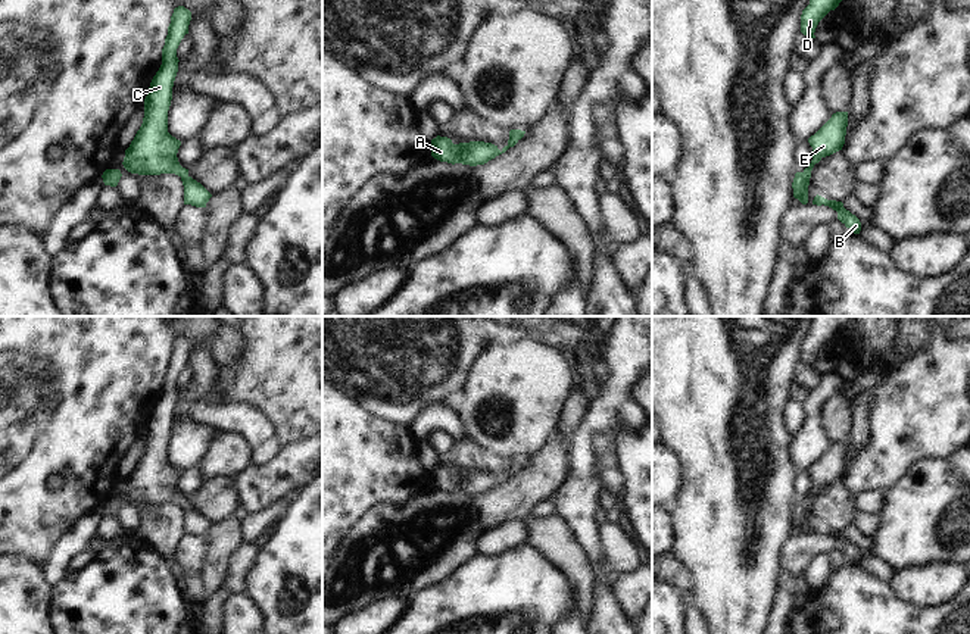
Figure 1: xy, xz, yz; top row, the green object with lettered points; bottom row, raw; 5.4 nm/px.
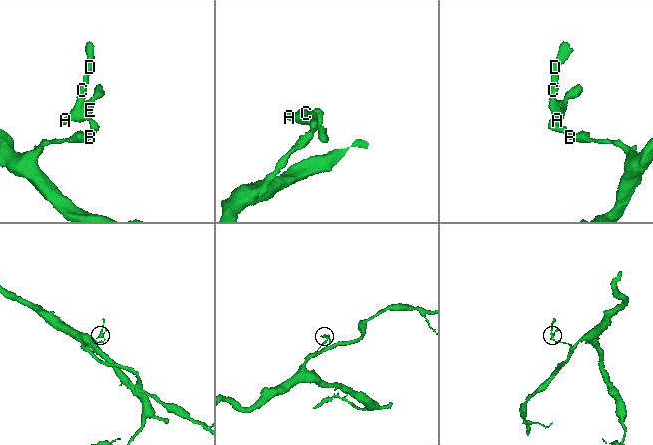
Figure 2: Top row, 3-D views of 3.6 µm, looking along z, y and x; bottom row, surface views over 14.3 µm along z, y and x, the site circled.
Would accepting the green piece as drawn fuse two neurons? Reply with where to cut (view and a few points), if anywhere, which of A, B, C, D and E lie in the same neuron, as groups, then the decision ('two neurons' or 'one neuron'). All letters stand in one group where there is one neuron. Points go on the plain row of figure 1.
no cut; A B C D E; one neuron

